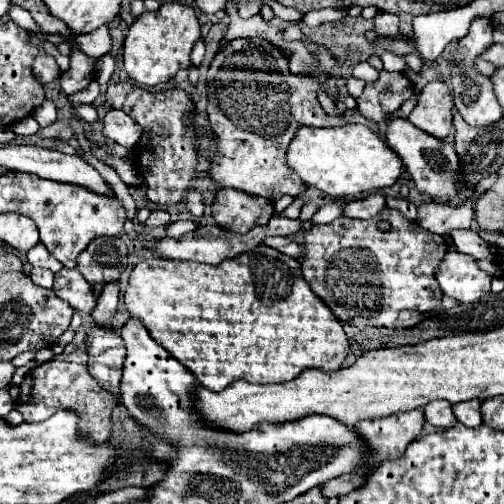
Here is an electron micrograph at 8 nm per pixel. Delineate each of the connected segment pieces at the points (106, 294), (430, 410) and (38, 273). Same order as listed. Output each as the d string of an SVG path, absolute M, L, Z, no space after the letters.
M114 280L102 288L102 294L98 298L98 306L92 312L94 322L98 322L102 326L110 326L114 312L116 312L116 306L118 306L118 282Z
M430 402L424 406L424 416L426 422L430 422L436 428L452 428L456 424L456 416L452 414L452 404L450 402Z
M32 268L30 278L32 278L32 282L38 284L38 286L52 288L52 278L54 278L54 274L52 274L50 270L46 270L46 268Z

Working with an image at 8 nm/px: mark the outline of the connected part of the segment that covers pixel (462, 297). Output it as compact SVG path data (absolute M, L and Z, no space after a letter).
M450 248L436 268L436 280L446 296L456 298L460 304L474 304L490 292L492 276L480 270L472 256Z

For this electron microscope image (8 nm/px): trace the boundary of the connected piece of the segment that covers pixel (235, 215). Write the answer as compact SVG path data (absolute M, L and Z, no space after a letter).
M222 188L220 192L216 192L212 208L214 208L212 216L218 226L240 234L246 234L248 230L252 230L252 226L266 224L274 214L272 202L260 196L238 192L234 188Z

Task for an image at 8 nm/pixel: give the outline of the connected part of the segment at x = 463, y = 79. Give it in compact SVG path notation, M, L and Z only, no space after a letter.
M478 18L472 22L470 32L466 38L462 38L452 54L450 66L452 66L452 96L454 96L454 106L460 112L460 116L470 124L470 126L492 126L502 118L500 104L496 102L494 90L492 90L492 80L482 76L476 70L476 58L482 56L486 48L494 44L492 40L492 24L488 18Z

